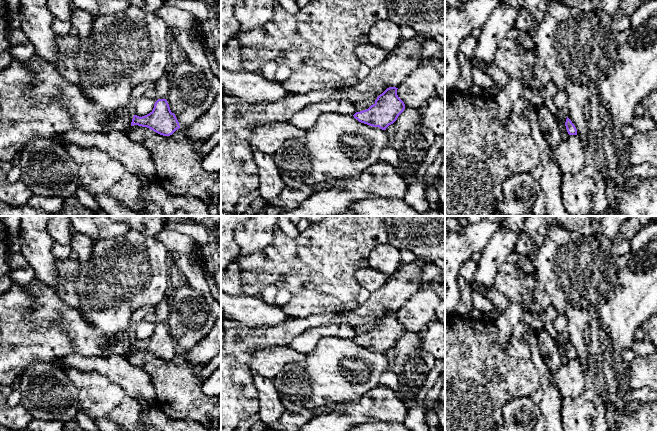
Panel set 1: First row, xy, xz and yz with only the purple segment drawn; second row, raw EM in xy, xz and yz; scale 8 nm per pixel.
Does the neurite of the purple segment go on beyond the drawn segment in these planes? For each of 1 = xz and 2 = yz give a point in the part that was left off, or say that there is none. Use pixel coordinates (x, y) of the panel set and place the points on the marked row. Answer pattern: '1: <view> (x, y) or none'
1: none
2: none

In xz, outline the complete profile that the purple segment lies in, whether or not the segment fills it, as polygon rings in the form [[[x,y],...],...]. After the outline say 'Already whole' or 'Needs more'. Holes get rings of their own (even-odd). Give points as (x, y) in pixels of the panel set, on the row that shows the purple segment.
[[[396,87],[387,88],[368,109],[356,112],[353,116],[359,122],[382,130],[393,124],[404,111],[405,104],[398,97]]]. Already whole

